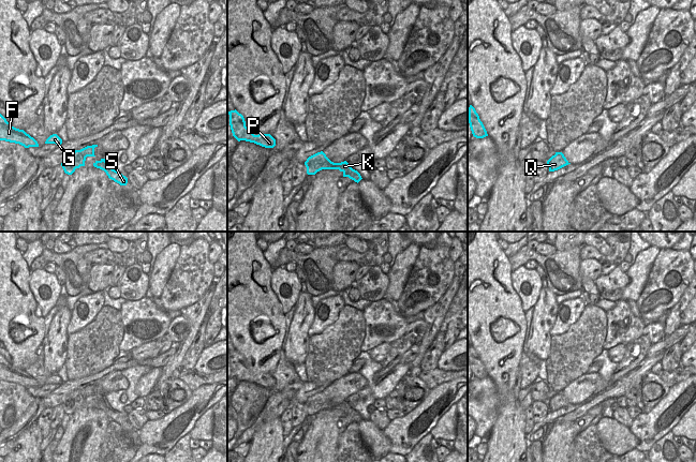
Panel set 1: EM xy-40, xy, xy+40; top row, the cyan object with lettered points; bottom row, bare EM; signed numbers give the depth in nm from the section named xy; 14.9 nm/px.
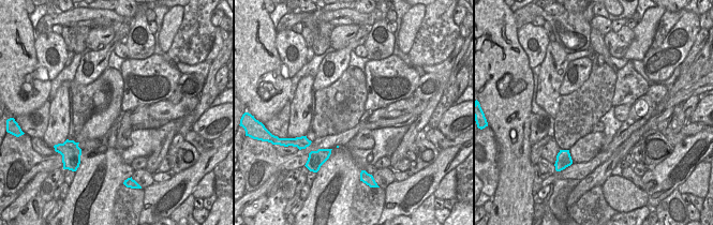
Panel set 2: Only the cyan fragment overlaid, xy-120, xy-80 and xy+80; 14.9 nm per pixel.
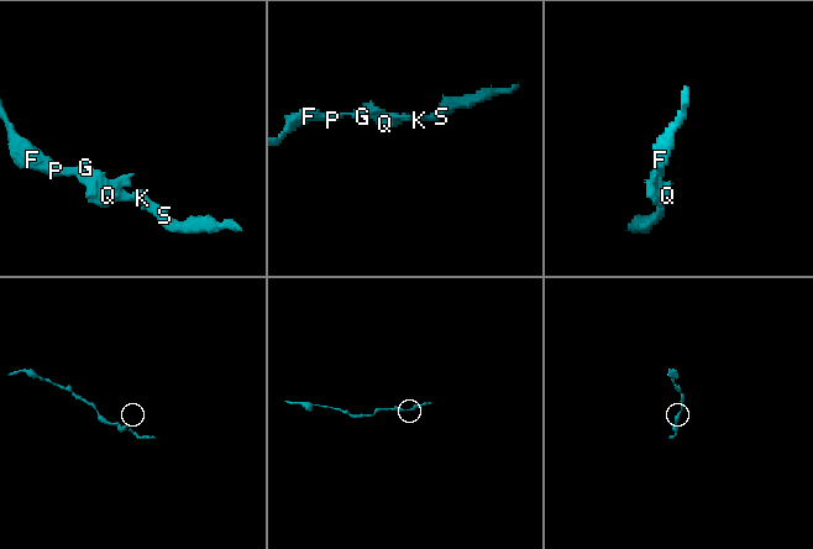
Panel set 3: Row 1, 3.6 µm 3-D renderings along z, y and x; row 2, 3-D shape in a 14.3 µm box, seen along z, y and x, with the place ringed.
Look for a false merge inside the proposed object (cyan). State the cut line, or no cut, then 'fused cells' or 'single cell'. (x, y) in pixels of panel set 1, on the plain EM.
no cut | single cell

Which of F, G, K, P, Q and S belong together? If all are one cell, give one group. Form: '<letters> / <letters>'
F G K P Q S

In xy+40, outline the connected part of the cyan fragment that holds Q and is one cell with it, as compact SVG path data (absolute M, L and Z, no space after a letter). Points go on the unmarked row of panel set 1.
M556 392L548 401L547 405L549 407L549 412L558 411L566 405L571 404L562 392Z

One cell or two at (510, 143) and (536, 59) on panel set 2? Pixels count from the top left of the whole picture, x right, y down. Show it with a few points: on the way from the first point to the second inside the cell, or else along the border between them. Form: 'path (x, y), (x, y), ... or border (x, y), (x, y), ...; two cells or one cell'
border (520, 45), (528, 57), (528, 63), (531, 69); two cells

